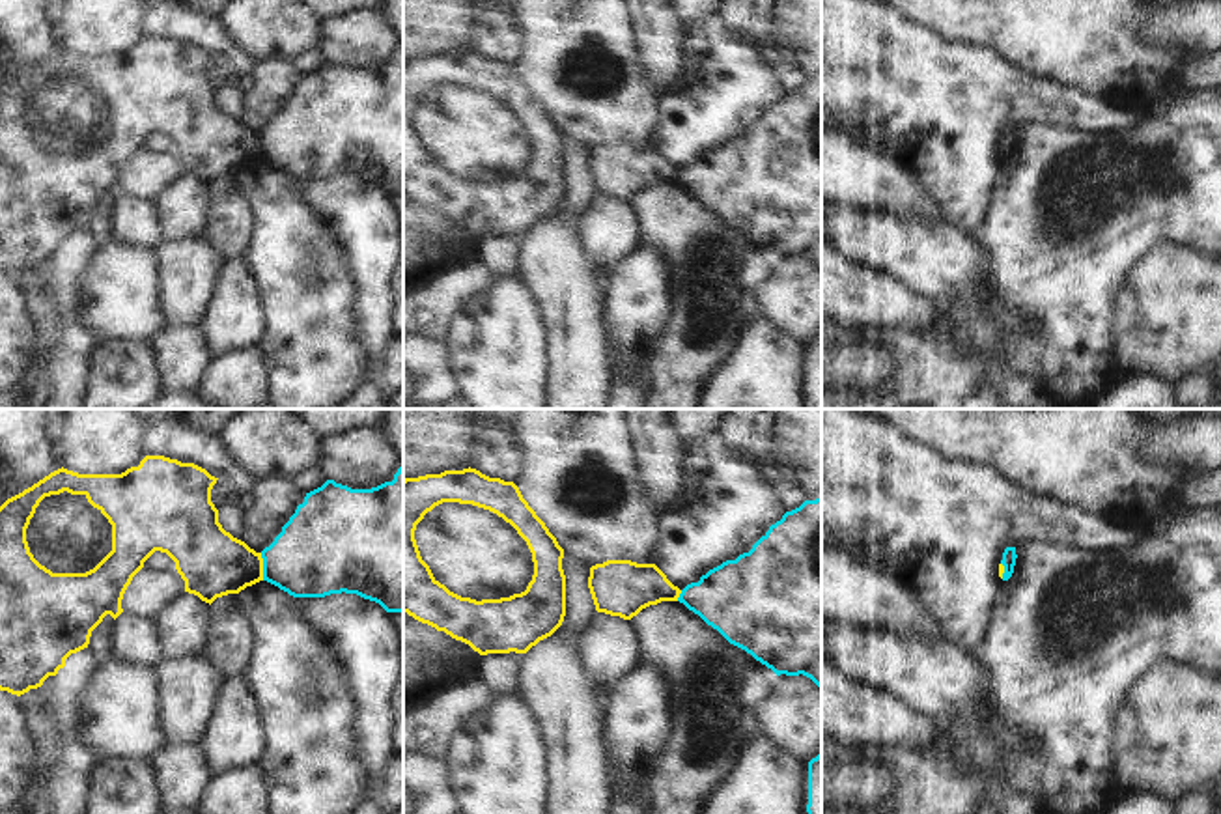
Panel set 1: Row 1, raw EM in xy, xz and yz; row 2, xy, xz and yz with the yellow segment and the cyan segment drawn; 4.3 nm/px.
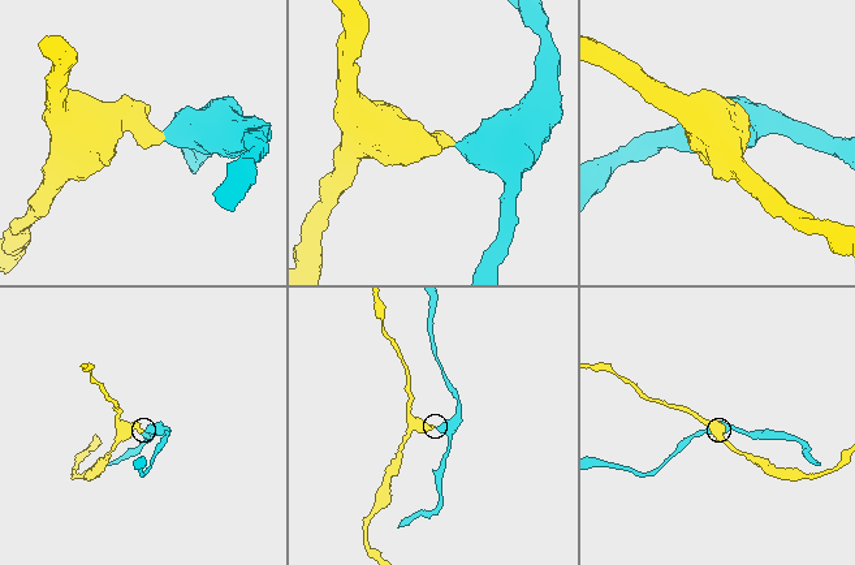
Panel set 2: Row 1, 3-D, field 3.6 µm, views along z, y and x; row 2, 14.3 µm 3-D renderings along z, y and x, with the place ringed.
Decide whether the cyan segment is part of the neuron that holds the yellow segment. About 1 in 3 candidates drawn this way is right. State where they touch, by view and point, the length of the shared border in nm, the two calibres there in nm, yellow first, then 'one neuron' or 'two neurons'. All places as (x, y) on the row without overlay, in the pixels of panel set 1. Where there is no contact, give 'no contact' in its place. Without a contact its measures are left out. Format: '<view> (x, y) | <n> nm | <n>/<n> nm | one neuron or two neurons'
xy (262, 148) | 120 nm | 280/360 nm | two neurons

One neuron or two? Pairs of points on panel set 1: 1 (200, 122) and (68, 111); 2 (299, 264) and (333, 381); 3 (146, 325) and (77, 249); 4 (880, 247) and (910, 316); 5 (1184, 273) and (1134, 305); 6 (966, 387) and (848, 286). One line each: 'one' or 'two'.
1: one
2: one
3: two
4: two
5: one
6: two

